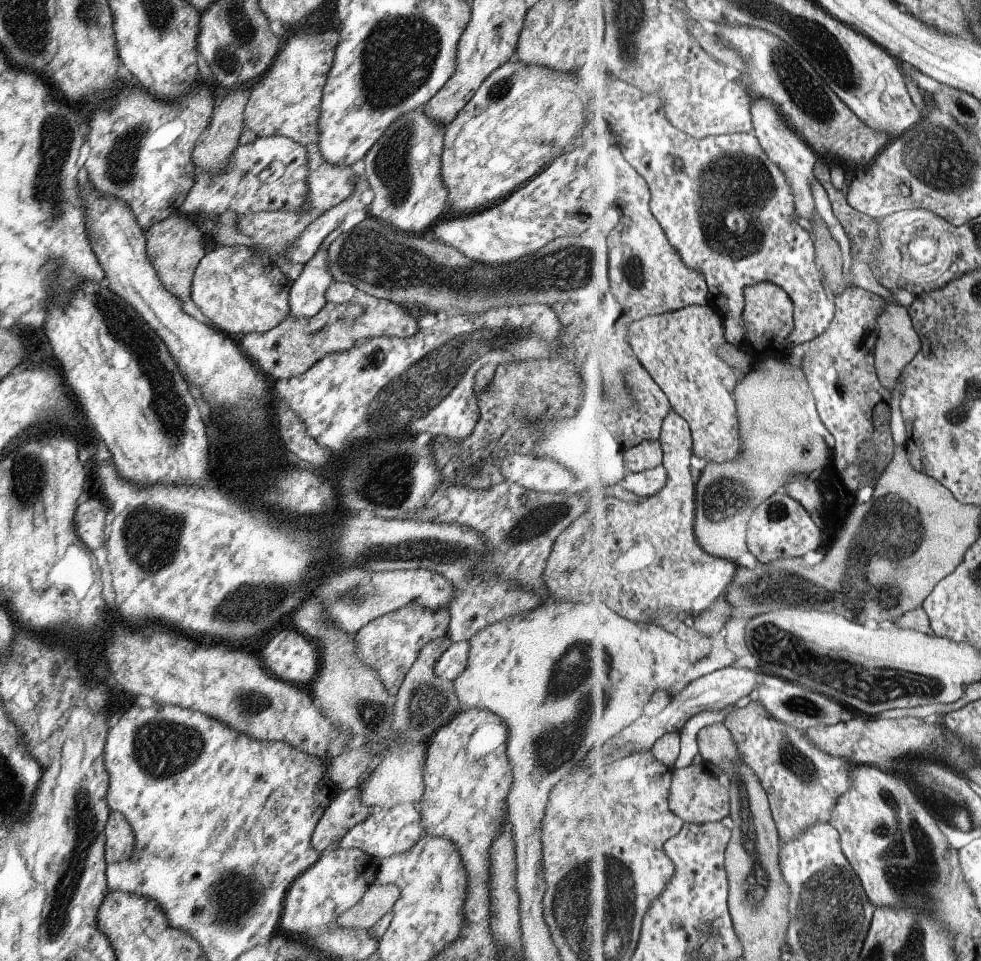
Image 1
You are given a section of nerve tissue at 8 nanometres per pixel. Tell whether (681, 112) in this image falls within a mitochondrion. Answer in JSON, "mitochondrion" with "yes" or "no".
{"mitochondrion":"no"}

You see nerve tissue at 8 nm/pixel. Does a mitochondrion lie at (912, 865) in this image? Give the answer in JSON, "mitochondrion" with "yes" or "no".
{"mitochondrion":"yes"}

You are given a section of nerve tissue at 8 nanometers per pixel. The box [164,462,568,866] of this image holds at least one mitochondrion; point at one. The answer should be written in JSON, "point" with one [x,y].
{"point":[252,602]}

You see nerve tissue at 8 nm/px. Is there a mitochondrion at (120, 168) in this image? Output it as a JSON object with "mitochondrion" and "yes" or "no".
{"mitochondrion":"yes"}

